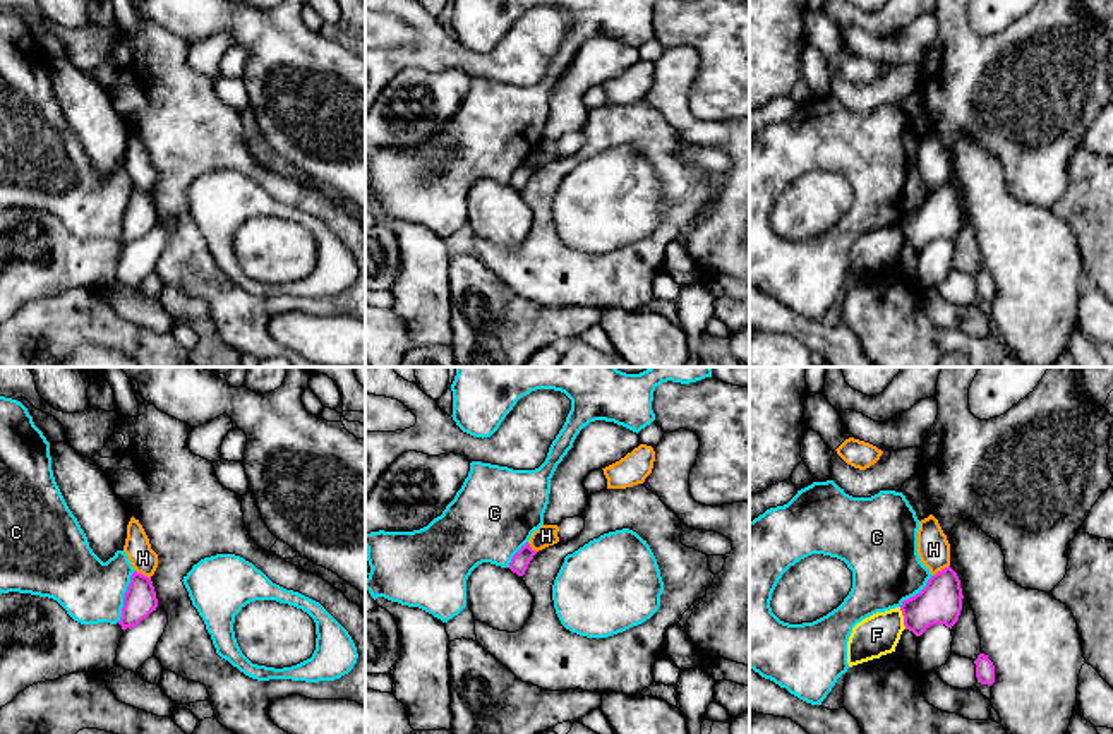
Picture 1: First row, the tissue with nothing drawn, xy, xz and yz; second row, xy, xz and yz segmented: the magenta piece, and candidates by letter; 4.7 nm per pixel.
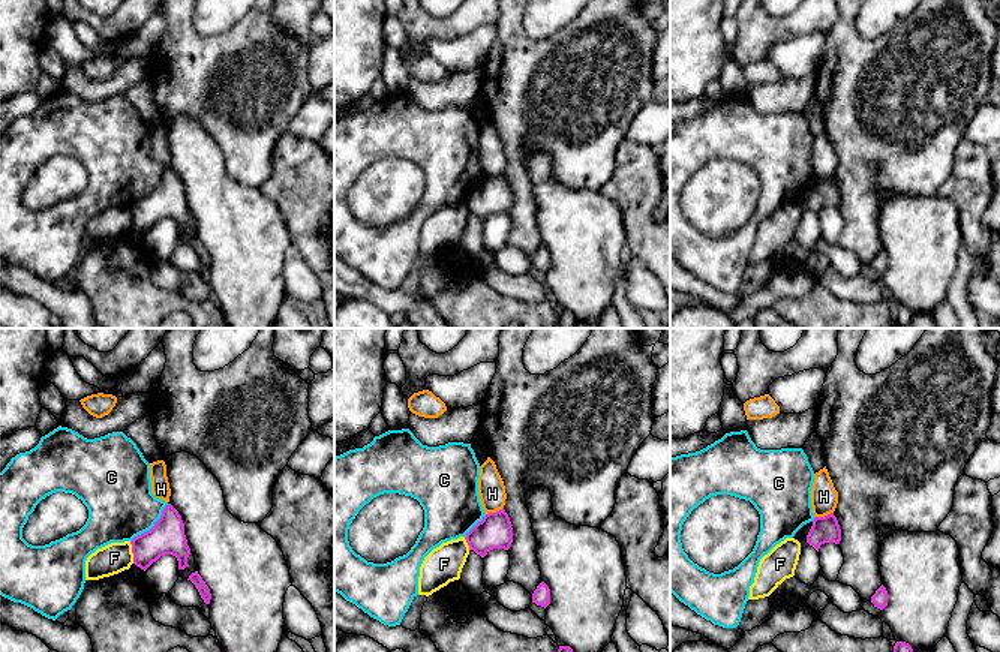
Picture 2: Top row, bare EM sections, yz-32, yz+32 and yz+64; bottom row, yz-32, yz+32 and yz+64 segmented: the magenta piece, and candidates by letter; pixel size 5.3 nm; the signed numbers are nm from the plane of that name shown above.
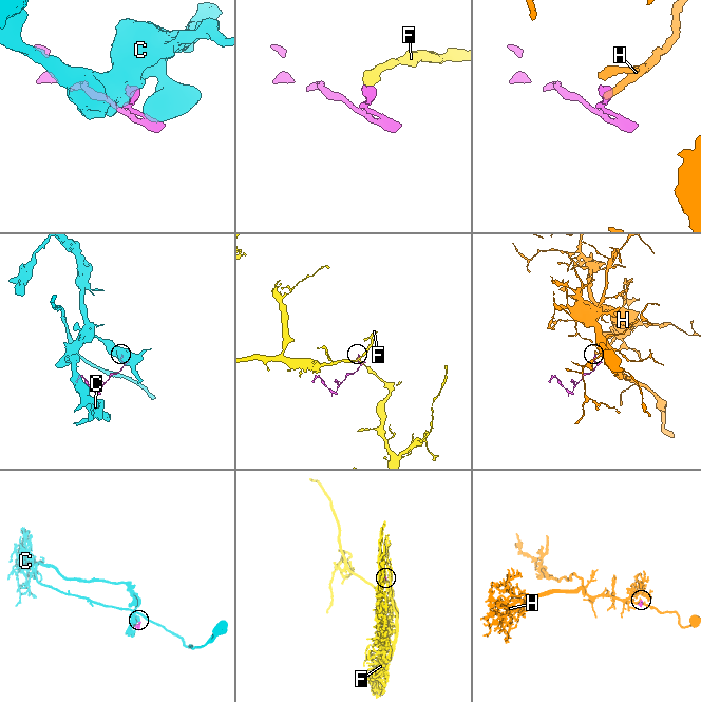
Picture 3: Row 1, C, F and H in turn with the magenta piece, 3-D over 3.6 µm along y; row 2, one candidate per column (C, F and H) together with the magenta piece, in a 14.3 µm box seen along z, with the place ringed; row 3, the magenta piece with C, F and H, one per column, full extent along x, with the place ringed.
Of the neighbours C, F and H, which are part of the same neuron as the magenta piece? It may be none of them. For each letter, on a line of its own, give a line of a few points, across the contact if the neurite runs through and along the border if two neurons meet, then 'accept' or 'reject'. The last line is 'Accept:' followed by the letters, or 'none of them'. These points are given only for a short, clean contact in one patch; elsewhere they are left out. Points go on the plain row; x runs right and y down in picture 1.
C: xy (134, 187), (124, 211), (122, 232), (117, 237) | reject
F: yz (899, 223), (906, 244) | reject
H: xy (134, 186), (150, 194) | reject
Accept: none of them

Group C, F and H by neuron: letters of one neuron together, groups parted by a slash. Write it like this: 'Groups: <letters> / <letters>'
Groups: C / F / H

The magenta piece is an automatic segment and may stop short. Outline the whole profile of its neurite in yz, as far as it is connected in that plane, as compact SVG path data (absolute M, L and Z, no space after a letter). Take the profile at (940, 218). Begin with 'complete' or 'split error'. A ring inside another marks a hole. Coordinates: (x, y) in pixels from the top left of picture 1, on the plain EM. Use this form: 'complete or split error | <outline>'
complete | M950 182L938 187L919 209L902 218L905 245L921 252L933 240L952 244L959 237L962 214L957 189Z

